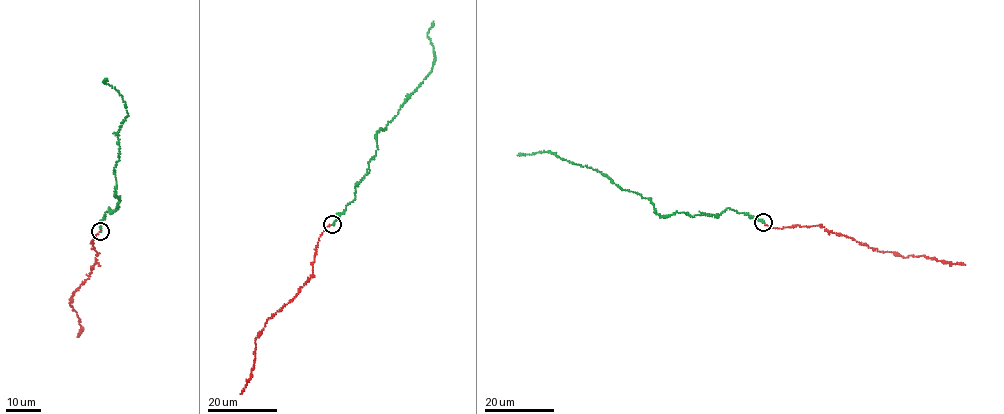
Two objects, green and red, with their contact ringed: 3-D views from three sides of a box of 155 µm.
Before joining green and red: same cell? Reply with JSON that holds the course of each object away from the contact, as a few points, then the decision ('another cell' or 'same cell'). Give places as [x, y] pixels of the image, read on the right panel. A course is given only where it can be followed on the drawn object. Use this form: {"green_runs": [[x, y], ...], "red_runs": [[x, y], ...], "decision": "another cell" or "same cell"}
{"green_runs": [[764, 222], [730, 208], [710, 215], [660, 216], [650, 199], [622, 189], [597, 170], [553, 152], [517, 155]], "red_runs": [[763, 222], [773, 228], [821, 225], [880, 251], [904, 257], [924, 255], [964, 264]], "decision": "same cell"}

